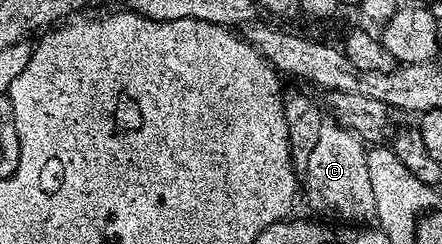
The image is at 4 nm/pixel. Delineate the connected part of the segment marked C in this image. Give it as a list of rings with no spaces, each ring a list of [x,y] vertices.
[[[336,122],[323,123],[320,138],[304,169],[304,192],[306,188],[306,200],[312,211],[327,216],[322,218],[330,222],[343,220],[341,223],[346,226],[362,226],[375,219],[376,194],[372,194],[372,178],[368,178],[367,151],[367,145],[354,133]]]

